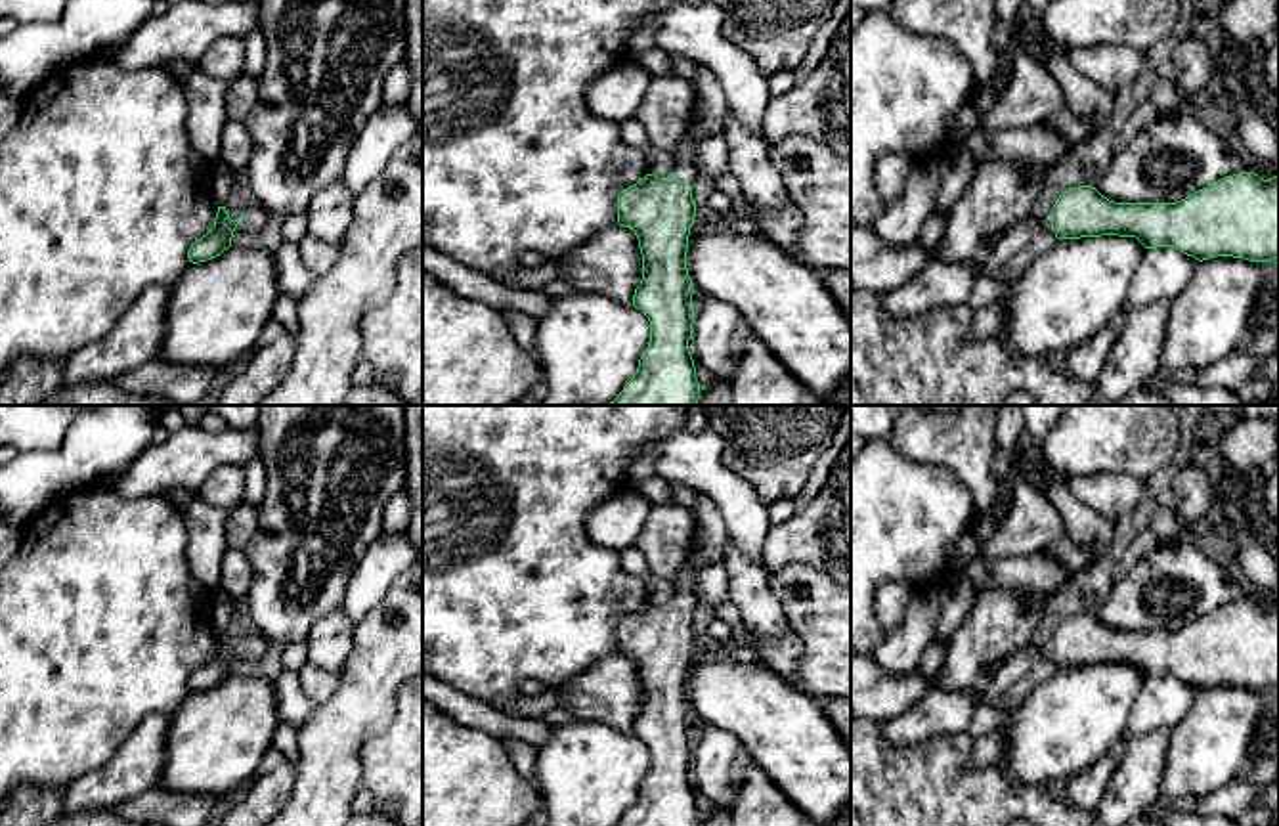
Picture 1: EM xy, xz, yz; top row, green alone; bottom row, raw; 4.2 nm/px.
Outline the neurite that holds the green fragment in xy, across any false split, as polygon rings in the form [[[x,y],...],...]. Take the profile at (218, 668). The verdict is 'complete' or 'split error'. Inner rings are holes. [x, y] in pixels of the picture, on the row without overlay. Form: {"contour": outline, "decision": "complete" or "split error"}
{"contour": [[[218,635],[214,654],[206,663],[191,671],[187,686],[193,692],[212,688],[231,675],[231,665],[237,654],[245,660],[258,662],[264,660],[268,650],[268,641],[260,635],[250,637],[247,642],[231,648],[226,635]]], "decision": "split error"}

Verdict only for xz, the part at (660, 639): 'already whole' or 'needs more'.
needs more

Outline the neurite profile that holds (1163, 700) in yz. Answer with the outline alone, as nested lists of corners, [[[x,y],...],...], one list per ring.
[[[1172,675],[1145,677],[1134,702],[1126,738],[1174,728],[1191,709],[1201,690]]]

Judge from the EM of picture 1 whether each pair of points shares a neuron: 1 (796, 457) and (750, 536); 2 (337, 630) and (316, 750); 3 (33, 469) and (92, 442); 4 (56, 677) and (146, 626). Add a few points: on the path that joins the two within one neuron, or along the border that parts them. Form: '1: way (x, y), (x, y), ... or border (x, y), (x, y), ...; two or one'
1: border (737, 473), (767, 507); two
2: border (356, 628), (352, 649), (339, 670); two
3: way (48, 469), (65, 469), (77, 457); one
4: way (79, 654), (108, 626), (123, 626); one

